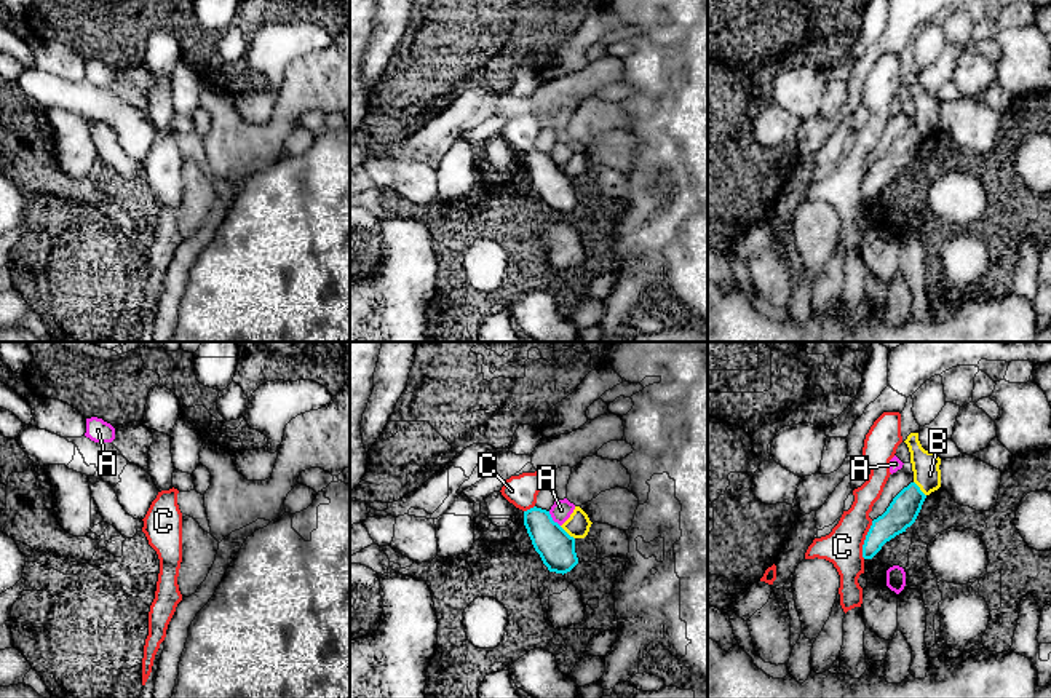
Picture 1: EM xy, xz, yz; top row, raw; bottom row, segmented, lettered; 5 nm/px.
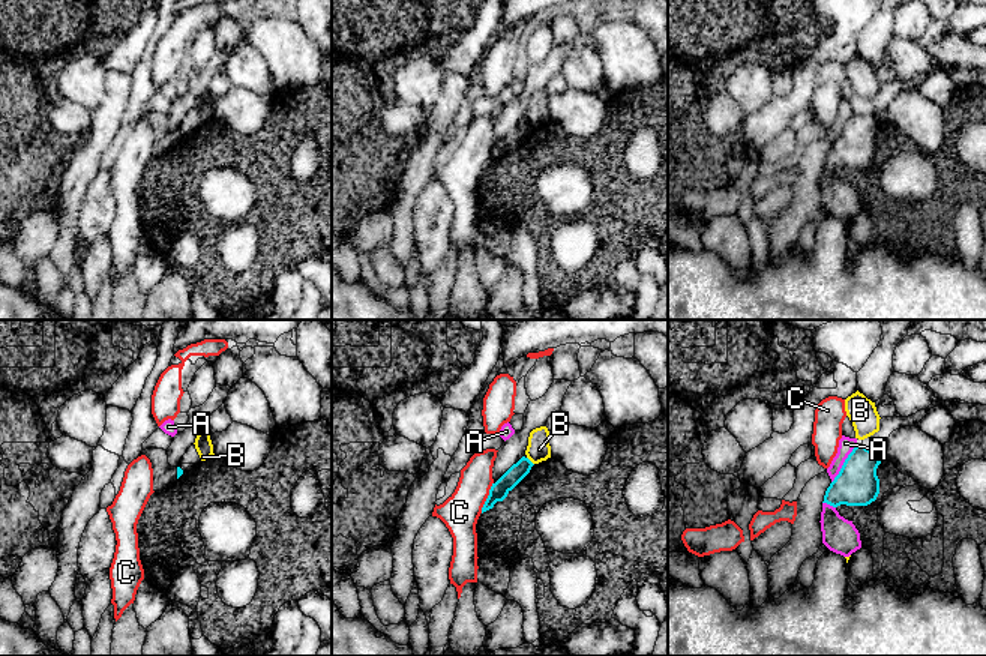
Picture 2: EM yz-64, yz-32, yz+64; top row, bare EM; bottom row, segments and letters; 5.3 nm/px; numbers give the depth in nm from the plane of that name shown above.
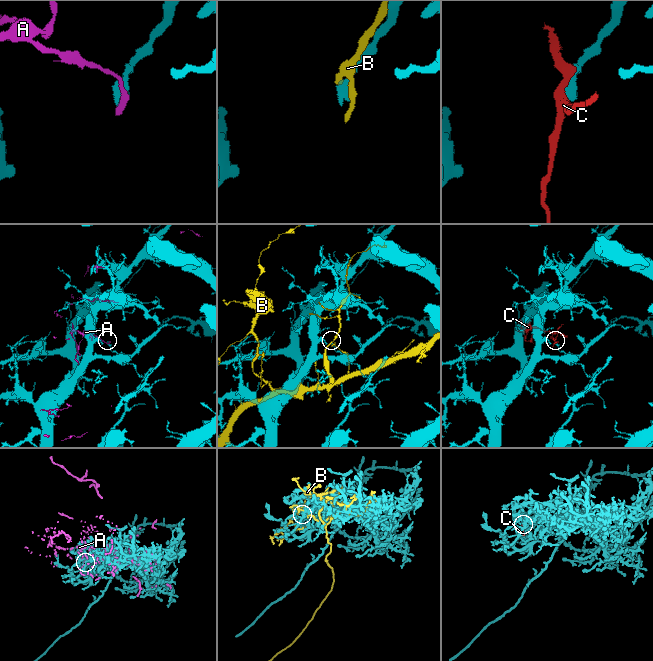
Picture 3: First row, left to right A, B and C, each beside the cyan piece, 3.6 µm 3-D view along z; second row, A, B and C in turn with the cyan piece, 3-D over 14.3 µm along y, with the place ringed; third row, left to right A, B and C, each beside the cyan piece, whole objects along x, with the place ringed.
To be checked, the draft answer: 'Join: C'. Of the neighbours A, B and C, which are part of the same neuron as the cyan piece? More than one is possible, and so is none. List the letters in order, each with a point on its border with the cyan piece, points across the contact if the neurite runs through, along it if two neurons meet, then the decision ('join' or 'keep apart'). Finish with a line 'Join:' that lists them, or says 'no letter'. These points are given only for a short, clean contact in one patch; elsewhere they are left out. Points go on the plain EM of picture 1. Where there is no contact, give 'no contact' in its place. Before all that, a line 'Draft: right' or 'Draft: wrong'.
Draft: wrong
A: contact xz (551, 162); keep apart
B: contact xz (566, 174); keep apart
C: contact yz (864, 182); border yz (872, 163), (863, 187), (863, 200); keep apart
Join: no letter

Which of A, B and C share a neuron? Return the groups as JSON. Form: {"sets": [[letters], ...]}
{"sets": [["A"], ["B"], ["C"]]}

